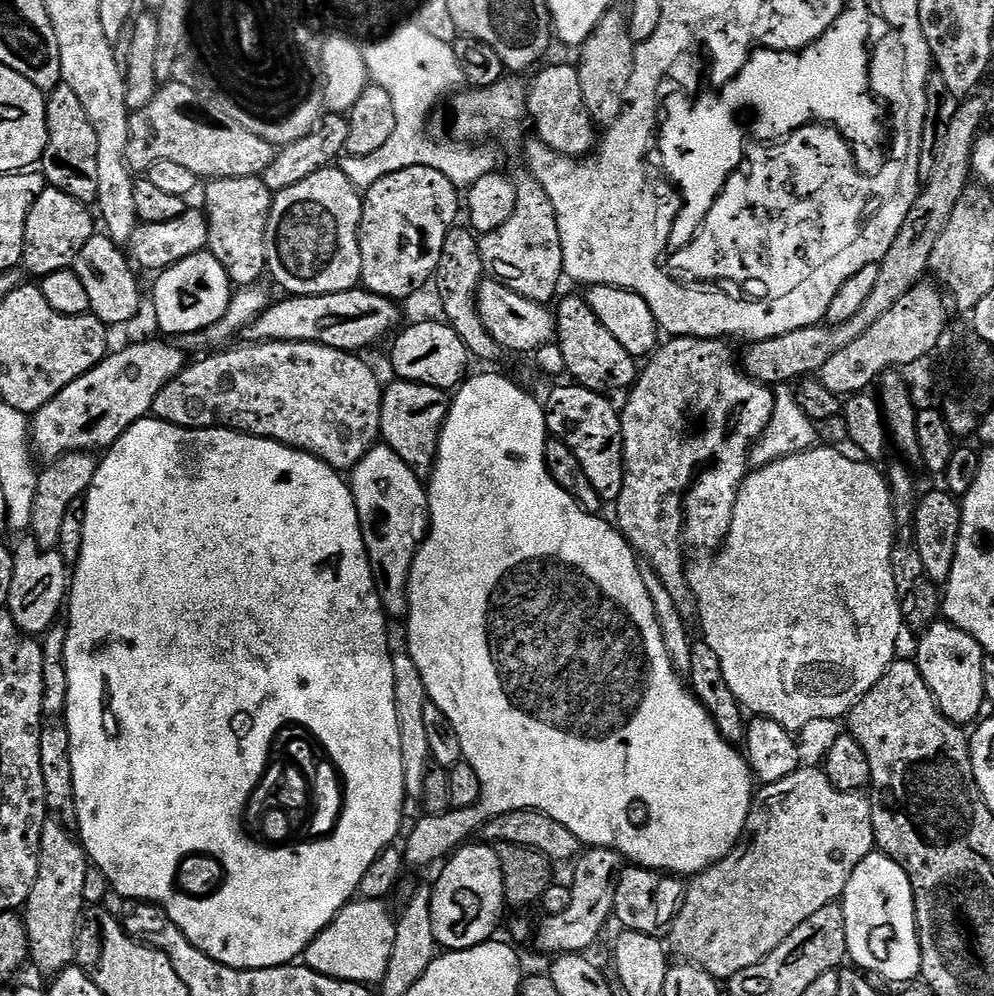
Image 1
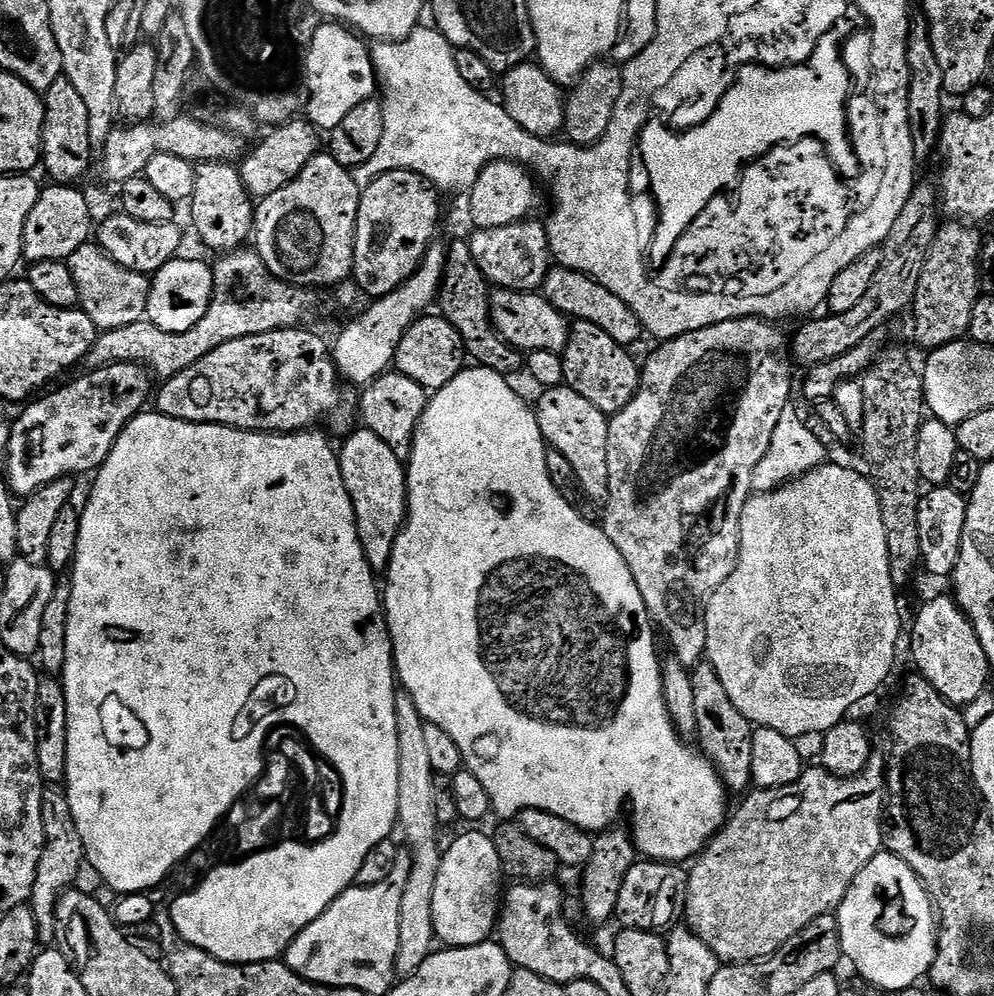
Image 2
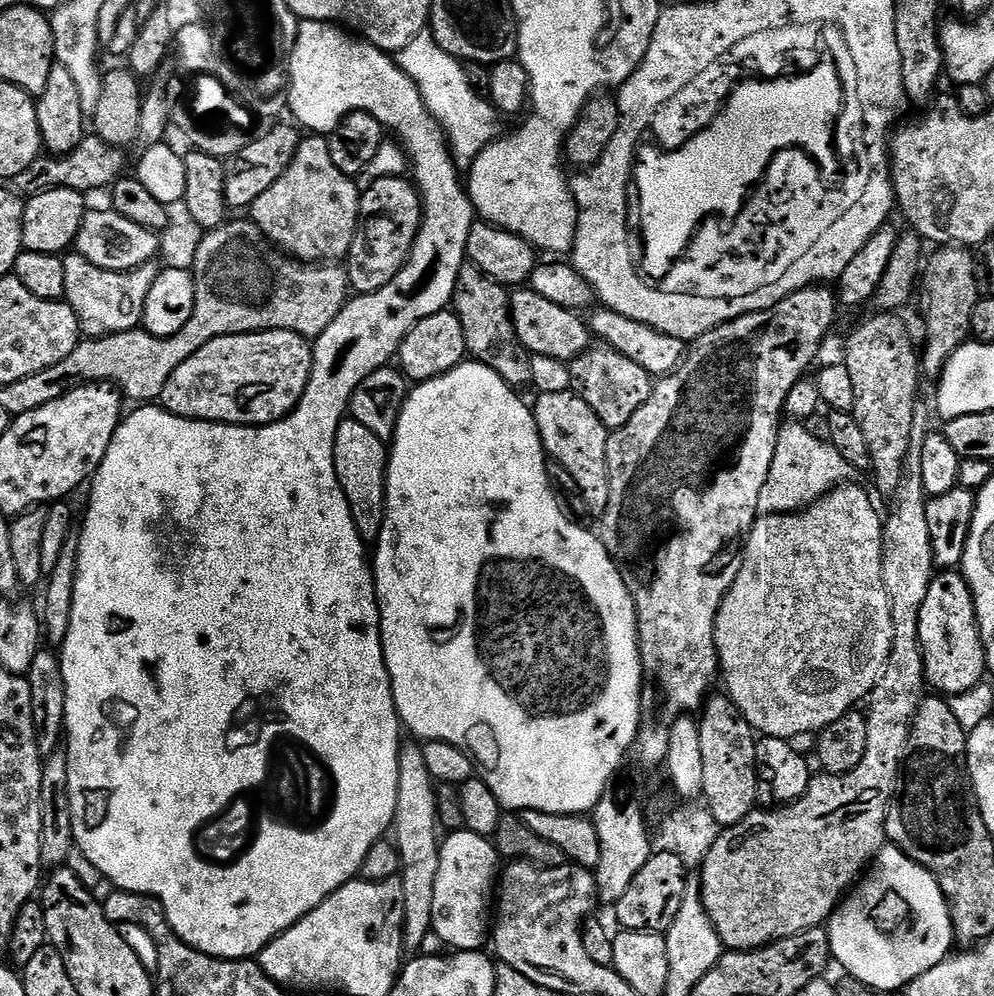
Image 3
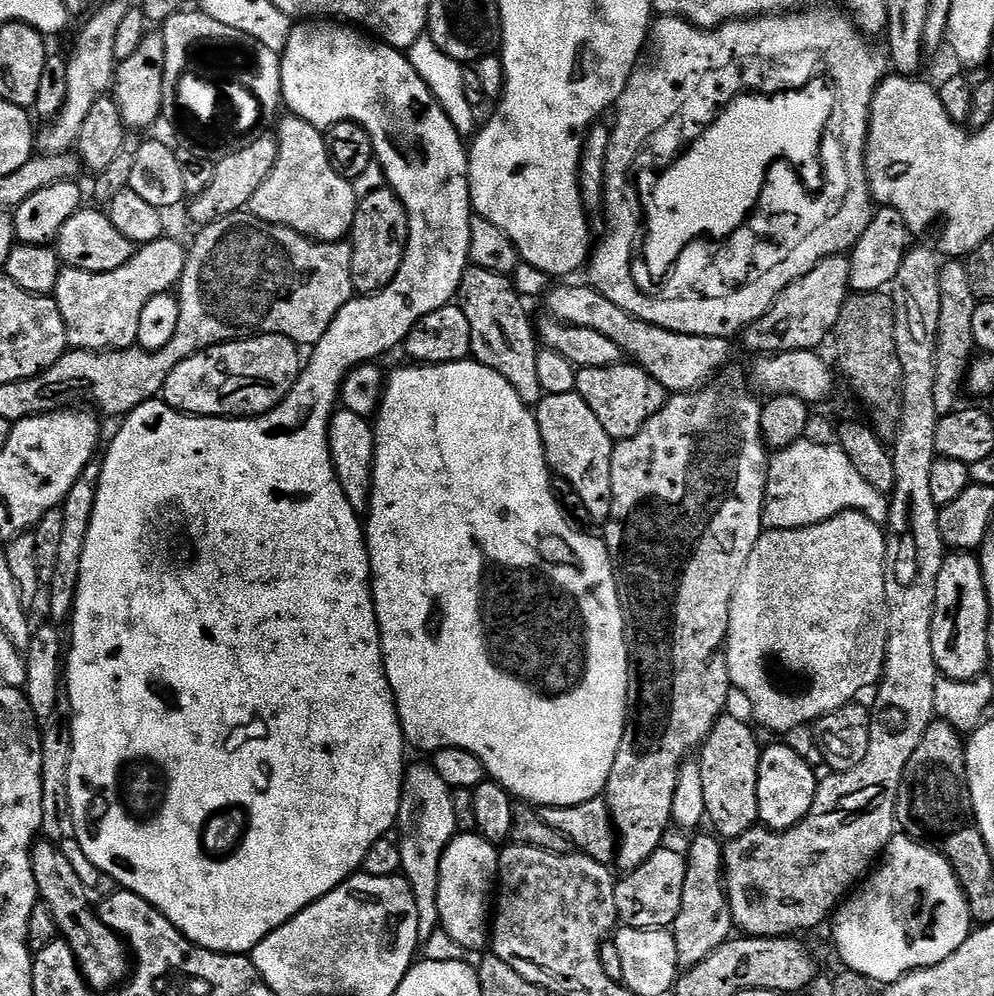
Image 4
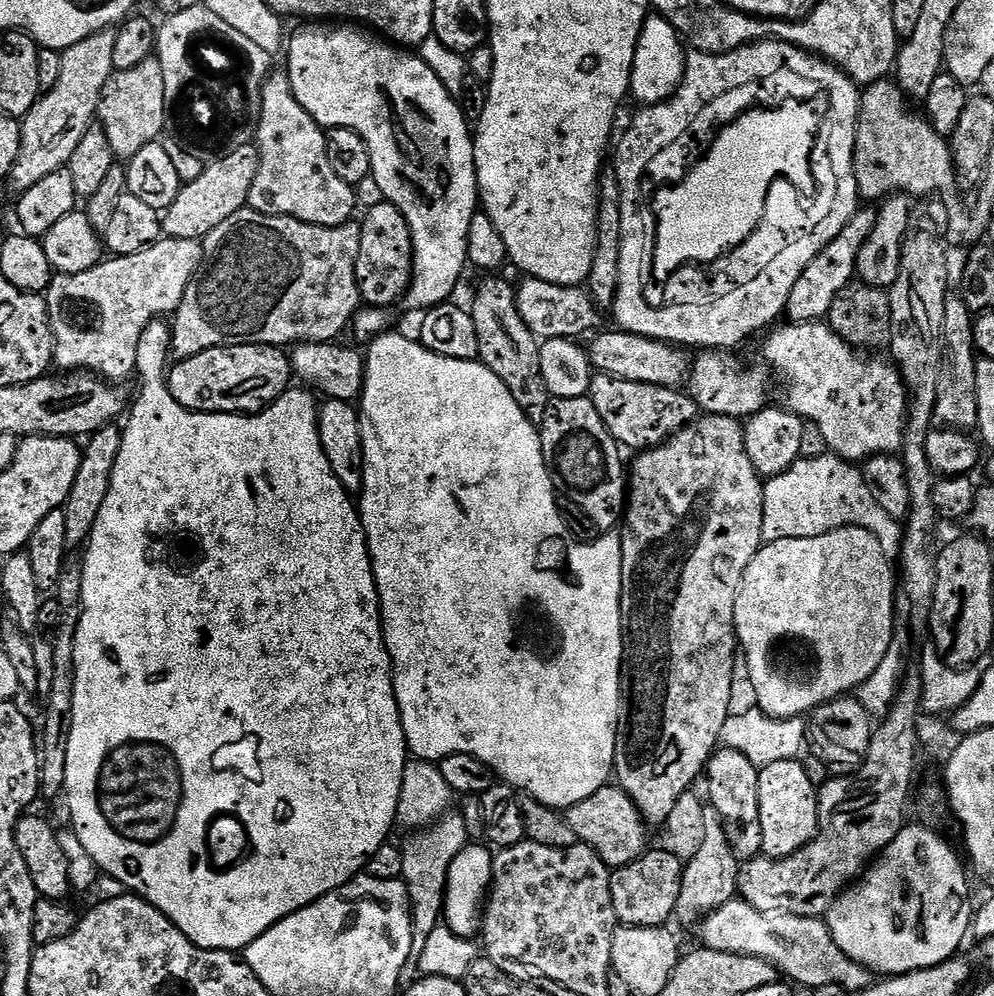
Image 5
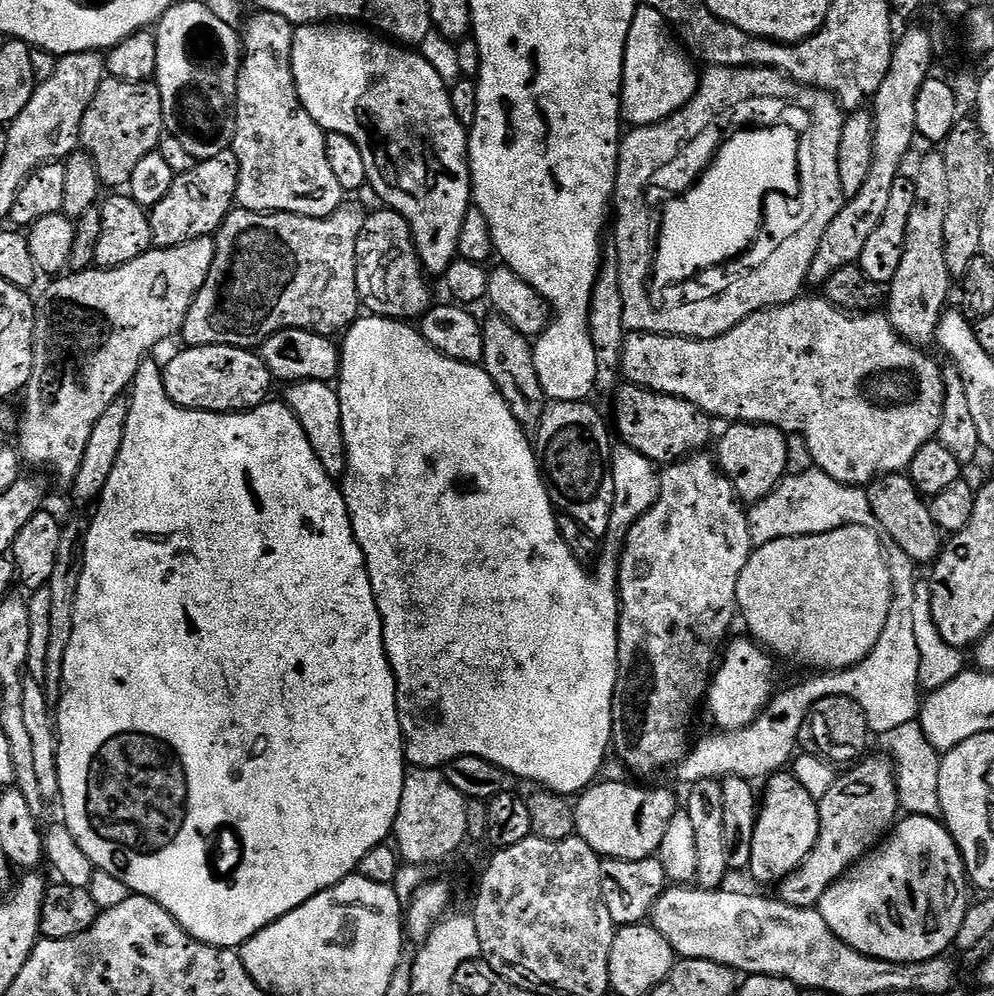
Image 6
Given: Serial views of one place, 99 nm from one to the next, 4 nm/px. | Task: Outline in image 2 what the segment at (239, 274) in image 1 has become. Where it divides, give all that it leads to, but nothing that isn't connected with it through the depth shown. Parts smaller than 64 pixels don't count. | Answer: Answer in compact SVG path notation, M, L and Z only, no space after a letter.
M206 162L195 165L194 194L190 201L192 224L200 240L216 254L228 254L240 250L249 243L254 232L256 214L254 201L248 195L240 178L239 167L232 162Z

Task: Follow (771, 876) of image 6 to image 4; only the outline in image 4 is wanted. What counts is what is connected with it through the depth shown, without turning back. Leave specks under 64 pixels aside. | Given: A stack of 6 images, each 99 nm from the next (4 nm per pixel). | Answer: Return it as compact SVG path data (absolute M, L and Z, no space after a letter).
M772 744L760 753L758 766L758 814L759 823L773 832L784 832L808 816L816 797L818 775L795 752L784 744Z

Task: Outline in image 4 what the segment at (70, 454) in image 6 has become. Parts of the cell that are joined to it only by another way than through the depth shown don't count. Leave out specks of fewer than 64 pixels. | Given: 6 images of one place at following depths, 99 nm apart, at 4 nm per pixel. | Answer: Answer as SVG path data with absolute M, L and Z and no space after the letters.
M161 238L141 244L126 266L109 272L87 272L61 267L54 299L62 314L69 349L82 352L107 352L131 348L138 338L138 322L146 302L163 292L171 293L182 278L188 257L185 245Z

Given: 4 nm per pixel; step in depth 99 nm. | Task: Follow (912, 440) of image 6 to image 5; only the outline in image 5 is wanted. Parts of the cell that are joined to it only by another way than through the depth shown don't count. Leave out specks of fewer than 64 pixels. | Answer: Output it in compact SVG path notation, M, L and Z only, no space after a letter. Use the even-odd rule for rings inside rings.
M784 322L781 328L778 327L767 333L763 359L778 377L779 383L780 380L784 383L788 391L786 404L791 412L805 421L816 423L822 430L827 451L849 462L863 462L869 456L899 453L904 446L904 427L908 425L908 390L895 363L879 360L876 357L879 355L865 354L853 348L824 322ZM636 330L631 332L604 331L597 331L591 337L592 348L587 349L588 359L591 360L593 369L597 373L617 376L626 382L657 384L663 388L679 389L685 383L690 371L690 356L683 347L668 344L664 340L651 340Z

